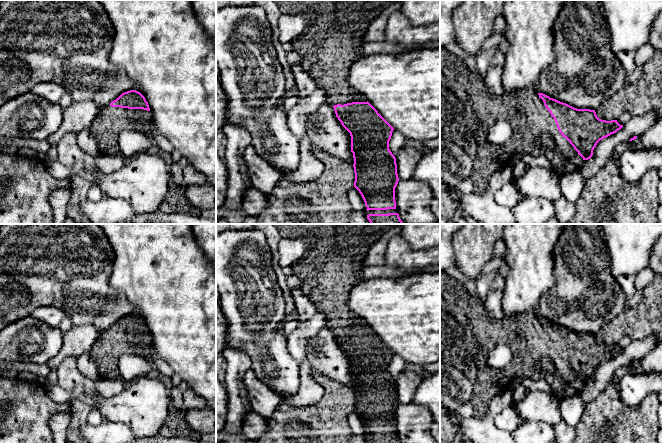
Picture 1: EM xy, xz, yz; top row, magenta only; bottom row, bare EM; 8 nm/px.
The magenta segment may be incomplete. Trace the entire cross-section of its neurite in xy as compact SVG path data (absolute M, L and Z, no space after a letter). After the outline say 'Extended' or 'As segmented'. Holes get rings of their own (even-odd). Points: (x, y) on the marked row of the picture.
M130 90L101 107L89 130L101 154L123 156L118 143L119 134L122 131L150 133L150 118L151 112L145 97L136 90Z. Extended

